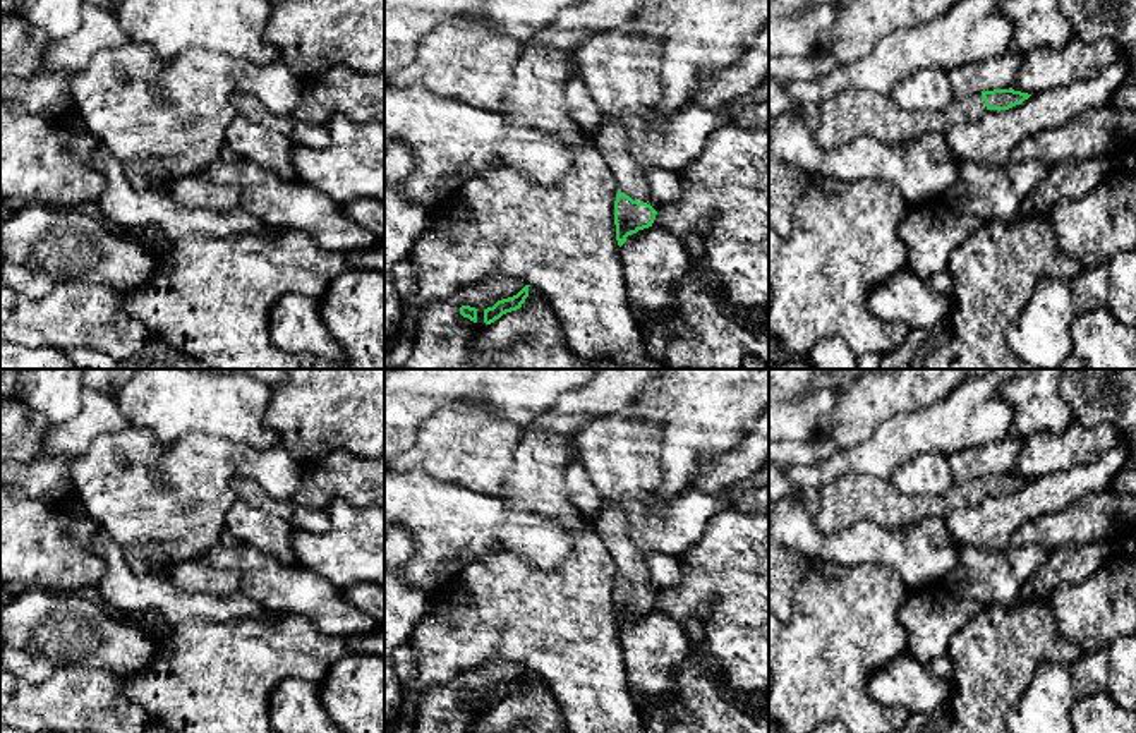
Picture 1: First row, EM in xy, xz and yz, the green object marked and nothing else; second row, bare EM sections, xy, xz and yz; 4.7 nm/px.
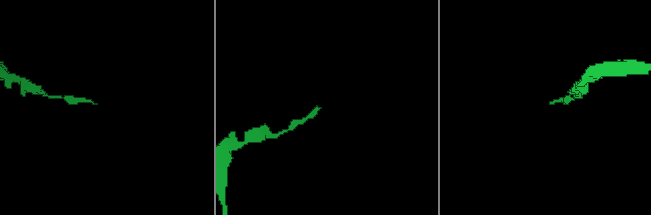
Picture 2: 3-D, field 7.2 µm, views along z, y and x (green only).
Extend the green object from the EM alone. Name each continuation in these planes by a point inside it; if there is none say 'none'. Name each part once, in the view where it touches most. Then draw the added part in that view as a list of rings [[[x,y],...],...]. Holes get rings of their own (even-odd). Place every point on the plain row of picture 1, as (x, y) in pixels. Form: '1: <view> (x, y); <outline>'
1: xz (620, 450); [[[631,403],[618,414],[597,417],[575,436],[578,462],[589,470],[604,505],[595,518],[595,534],[611,553],[619,575],[656,596],[664,589],[649,575],[650,553],[631,542],[630,522],[619,503],[635,500],[650,510],[673,503],[659,496],[662,426],[662,412],[642,412]]]

